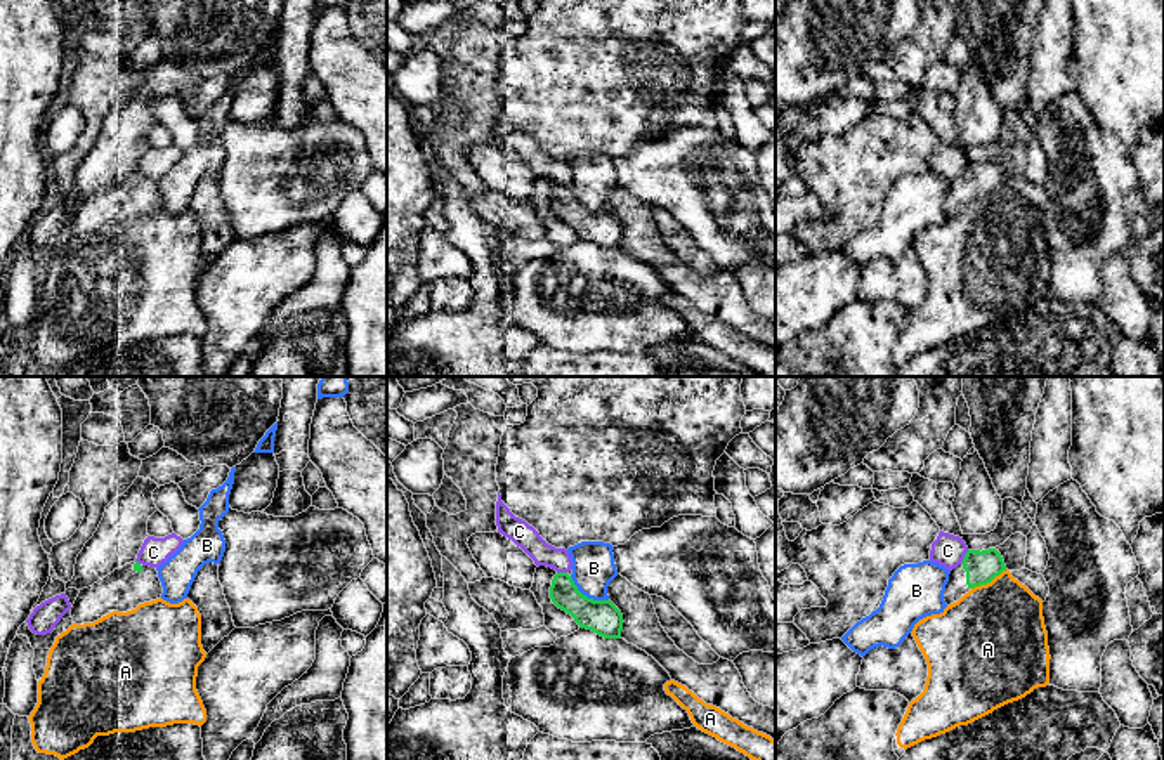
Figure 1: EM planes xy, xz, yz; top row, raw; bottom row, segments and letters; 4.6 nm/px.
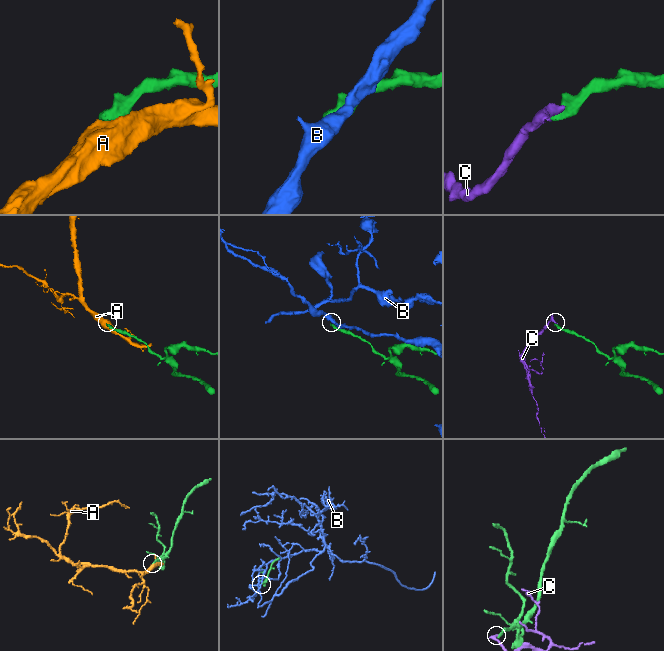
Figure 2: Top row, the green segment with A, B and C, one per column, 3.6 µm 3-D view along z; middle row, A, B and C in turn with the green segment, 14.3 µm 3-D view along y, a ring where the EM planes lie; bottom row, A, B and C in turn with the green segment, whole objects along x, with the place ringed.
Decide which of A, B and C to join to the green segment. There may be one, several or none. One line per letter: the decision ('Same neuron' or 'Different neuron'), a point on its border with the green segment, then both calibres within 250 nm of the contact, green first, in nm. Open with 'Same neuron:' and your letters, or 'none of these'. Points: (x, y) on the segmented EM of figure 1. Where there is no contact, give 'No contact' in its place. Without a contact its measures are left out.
Same neuron: none of these
A: Different neuron. Touches green at yz (989, 582). Thickness 150 nm (green) against 480 nm
B: Different neuron. Touches green at xz (585, 596). Thickness 160 nm (green) against 200 nm
C: Different neuron. Touches green at yz (965, 557). Thickness 150 nm (green) against 150 nm

